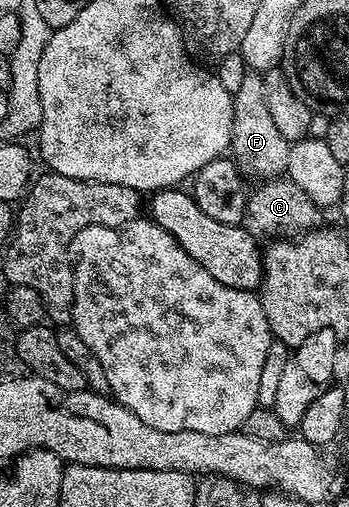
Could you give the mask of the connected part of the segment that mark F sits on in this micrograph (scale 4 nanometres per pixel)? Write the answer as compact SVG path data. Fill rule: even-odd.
M248 70L238 92L232 94L232 109L234 122L232 123L231 159L245 177L257 176L257 181L263 182L279 177L288 166L288 149L290 141L282 138L276 129L270 110L266 106L266 86L264 77L259 72Z

